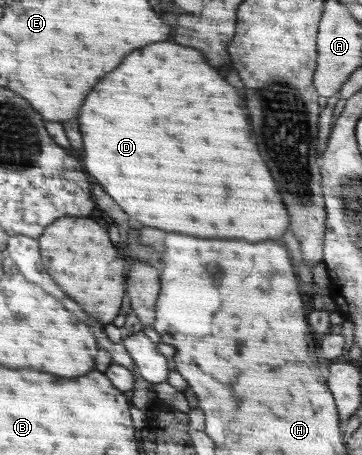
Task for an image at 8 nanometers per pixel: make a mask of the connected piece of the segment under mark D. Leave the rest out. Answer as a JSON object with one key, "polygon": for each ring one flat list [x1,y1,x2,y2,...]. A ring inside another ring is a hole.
{"polygon":[[174,41,154,43,134,51,134,55,106,75,90,99,86,99,80,115,86,145,84,163,106,191,144,225,168,231,180,229,178,233,206,235,210,239,278,239,288,227,288,213,280,199,282,191,276,191,274,171,268,173,270,163,262,159,262,147,256,149,258,135,254,139,252,133,254,115,248,119,246,109,250,107,246,107,234,93,234,87,206,63,198,49,182,47]]}

